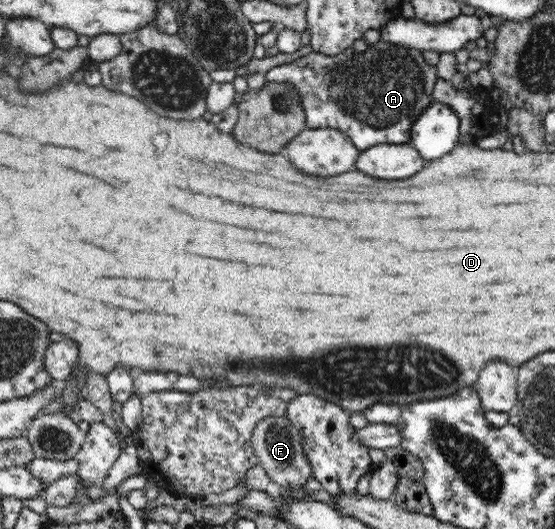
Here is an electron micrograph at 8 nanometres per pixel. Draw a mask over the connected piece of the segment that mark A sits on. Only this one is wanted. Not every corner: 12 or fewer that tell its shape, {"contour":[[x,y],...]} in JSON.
{"contour":[[358,39],[265,73],[306,127],[409,143],[434,101],[422,51]]}

